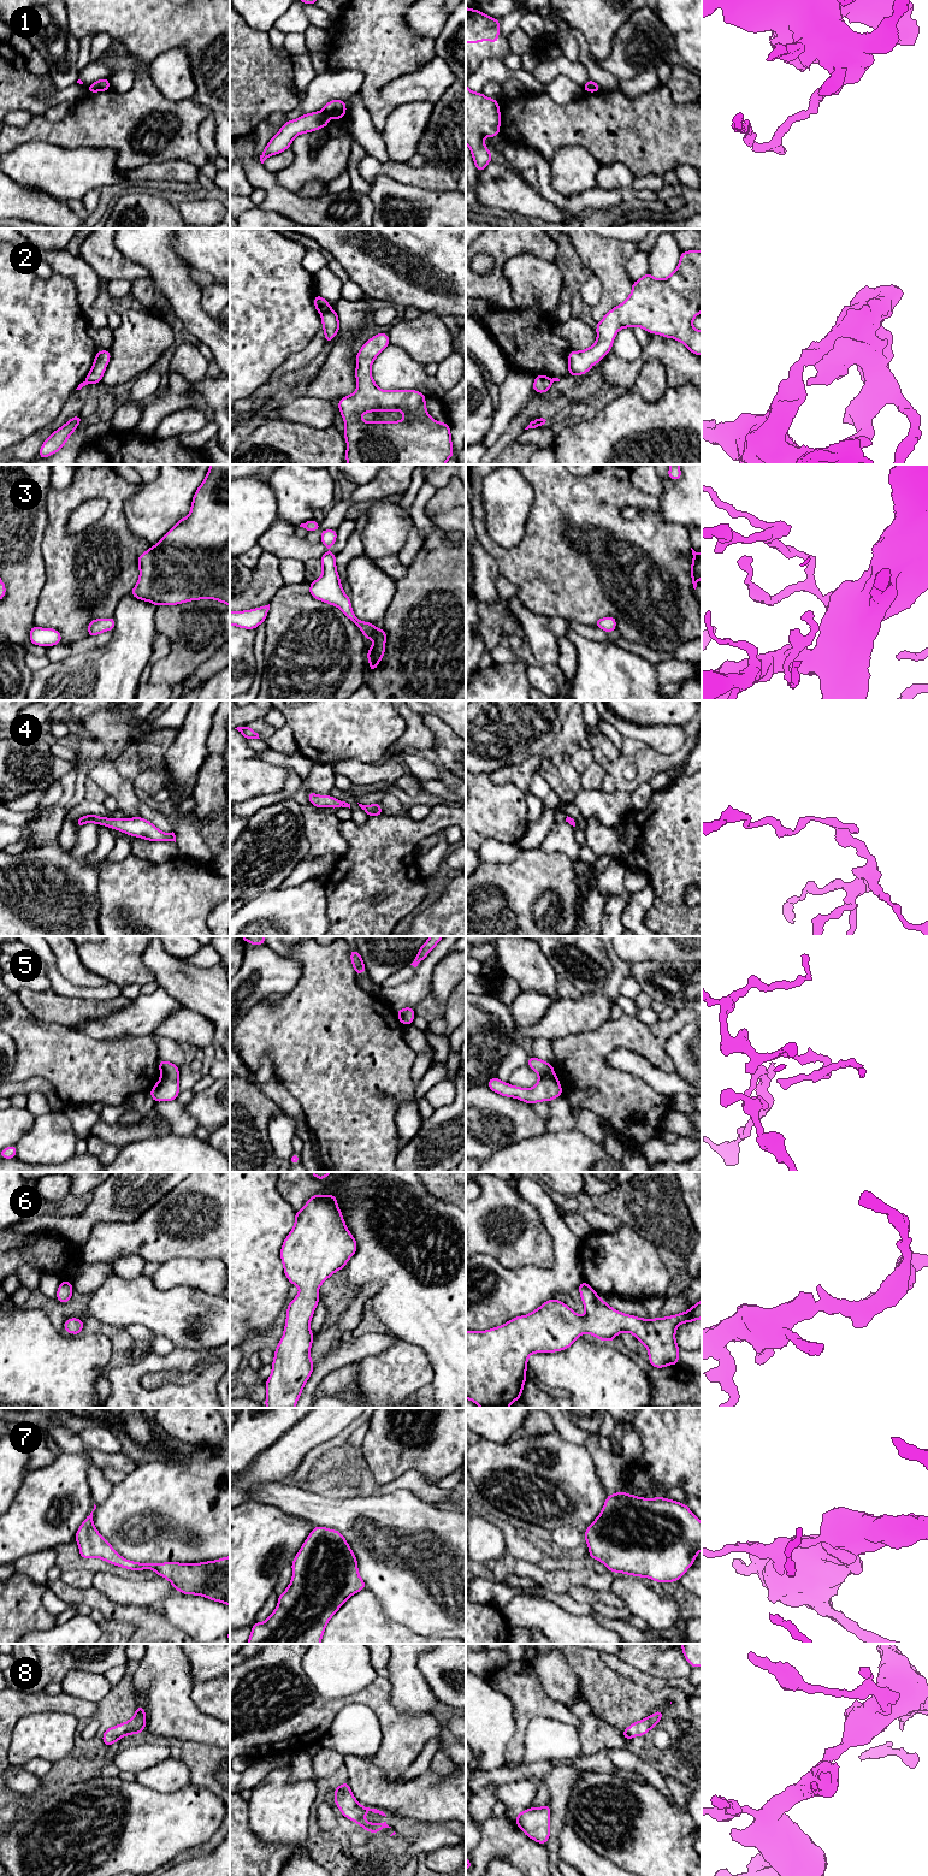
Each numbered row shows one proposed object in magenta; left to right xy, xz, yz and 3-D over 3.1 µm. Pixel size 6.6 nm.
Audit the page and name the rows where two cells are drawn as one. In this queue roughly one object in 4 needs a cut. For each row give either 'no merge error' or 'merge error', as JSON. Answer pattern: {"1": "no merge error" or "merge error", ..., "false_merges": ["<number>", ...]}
{"1": "merge error", "2": "merge error", "3": "no merge error", "4": "no merge error", "5": "no merge error", "6": "no merge error", "7": "no merge error", "8": "no merge error", "false_merges": ["1", "2"]}

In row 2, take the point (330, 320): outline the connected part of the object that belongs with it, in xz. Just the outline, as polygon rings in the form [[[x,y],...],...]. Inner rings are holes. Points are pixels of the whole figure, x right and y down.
[[[329,308],[321,314],[325,343],[331,342],[339,331],[339,320],[335,309]]]

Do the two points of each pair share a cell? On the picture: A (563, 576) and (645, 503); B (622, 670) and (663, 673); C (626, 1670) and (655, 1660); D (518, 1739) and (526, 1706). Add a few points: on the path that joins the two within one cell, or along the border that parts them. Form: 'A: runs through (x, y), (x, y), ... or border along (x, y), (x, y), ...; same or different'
A: runs through (563, 542), (563, 516), (610, 499); same
B: border along (654, 666), (656, 680), (660, 684); different
C: border along (615, 1656), (648, 1674), (661, 1678); different
D: runs through (520, 1730), (522, 1715); same

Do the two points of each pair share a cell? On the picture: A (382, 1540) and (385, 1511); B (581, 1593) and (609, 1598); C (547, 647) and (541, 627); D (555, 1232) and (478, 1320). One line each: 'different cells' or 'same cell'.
A: same cell
B: same cell
C: same cell
D: same cell

